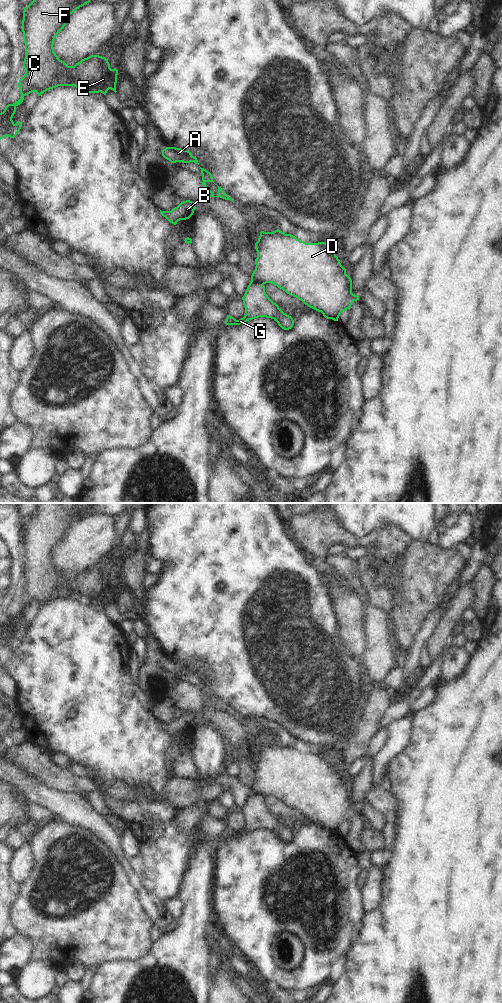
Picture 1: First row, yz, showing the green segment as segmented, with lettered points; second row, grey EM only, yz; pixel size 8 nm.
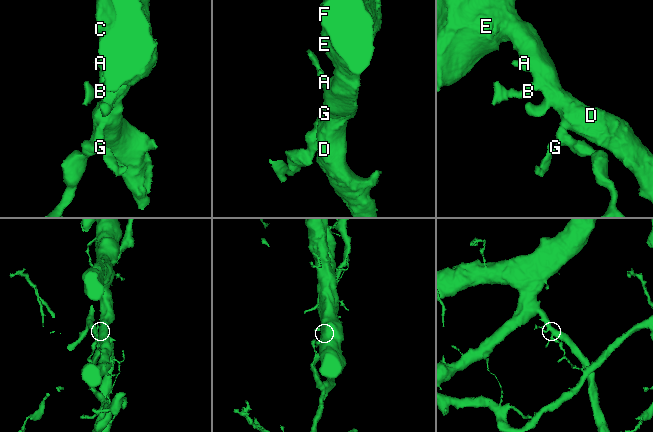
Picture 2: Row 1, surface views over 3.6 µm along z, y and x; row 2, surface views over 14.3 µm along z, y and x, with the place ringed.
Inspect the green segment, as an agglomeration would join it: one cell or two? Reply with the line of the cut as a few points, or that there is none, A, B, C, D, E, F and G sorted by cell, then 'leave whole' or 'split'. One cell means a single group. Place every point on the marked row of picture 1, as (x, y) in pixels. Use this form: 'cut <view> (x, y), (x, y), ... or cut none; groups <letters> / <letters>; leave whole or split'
cut yz (251, 279), (263, 285); groups A B C D E F / G; split

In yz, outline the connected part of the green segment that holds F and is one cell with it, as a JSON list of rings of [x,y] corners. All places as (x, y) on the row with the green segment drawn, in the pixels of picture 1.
[[[33,0],[27,7],[23,8],[22,32],[25,43],[23,68],[25,74],[18,83],[21,97],[15,103],[8,104],[0,113],[0,140],[6,136],[14,138],[20,131],[22,122],[14,123],[12,118],[16,112],[16,107],[23,102],[26,95],[32,92],[36,92],[40,96],[47,90],[58,86],[74,86],[88,93],[101,92],[104,95],[109,89],[117,92],[118,70],[111,69],[108,59],[105,57],[91,55],[74,66],[68,66],[54,52],[55,37],[64,28],[70,15],[89,2],[90,0]]]

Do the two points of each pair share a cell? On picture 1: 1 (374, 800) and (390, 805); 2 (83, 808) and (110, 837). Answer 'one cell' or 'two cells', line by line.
1: one cell
2: one cell

